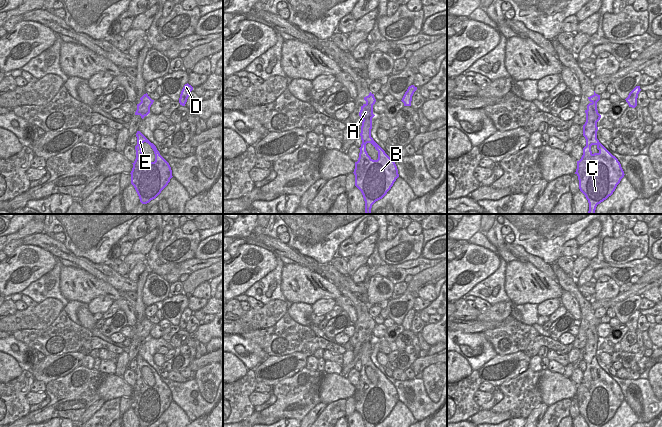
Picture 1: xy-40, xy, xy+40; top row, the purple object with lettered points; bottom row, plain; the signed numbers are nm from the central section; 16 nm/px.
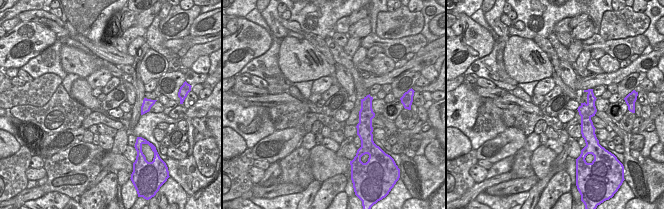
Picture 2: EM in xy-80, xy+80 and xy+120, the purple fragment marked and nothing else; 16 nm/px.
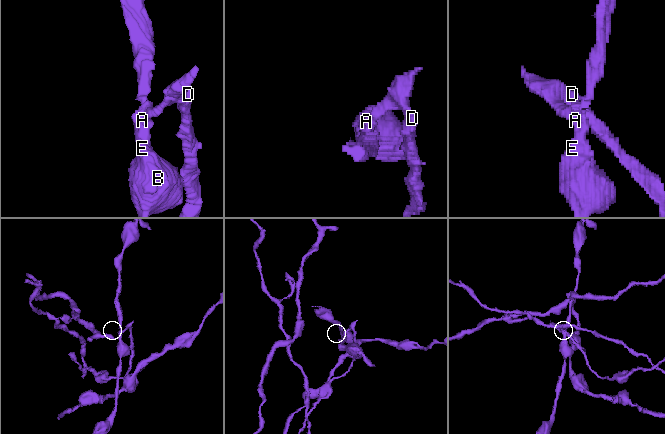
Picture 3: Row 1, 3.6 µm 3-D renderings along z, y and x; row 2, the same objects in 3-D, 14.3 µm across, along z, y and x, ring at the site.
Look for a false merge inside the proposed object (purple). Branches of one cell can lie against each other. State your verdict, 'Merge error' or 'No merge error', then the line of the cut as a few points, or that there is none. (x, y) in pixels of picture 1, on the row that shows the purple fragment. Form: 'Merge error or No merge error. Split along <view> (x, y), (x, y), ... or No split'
Merge error. Split along xy (373, 114), (363, 120)

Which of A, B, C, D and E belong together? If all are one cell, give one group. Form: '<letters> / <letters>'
A D / B C E

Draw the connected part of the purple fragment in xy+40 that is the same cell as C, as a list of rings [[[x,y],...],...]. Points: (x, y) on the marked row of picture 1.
[[[589,103],[587,119],[583,125],[586,146],[583,148],[581,159],[577,161],[575,172],[579,189],[589,203],[588,214],[596,214],[597,205],[613,194],[625,175],[618,159],[597,139],[597,122],[600,118],[597,103]]]

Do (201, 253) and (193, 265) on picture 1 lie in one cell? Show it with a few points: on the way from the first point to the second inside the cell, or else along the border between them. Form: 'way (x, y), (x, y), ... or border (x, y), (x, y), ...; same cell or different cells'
border (194, 257), (202, 259), (212, 258); different cells

